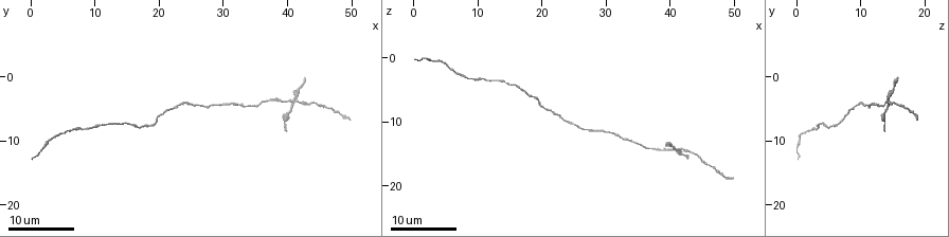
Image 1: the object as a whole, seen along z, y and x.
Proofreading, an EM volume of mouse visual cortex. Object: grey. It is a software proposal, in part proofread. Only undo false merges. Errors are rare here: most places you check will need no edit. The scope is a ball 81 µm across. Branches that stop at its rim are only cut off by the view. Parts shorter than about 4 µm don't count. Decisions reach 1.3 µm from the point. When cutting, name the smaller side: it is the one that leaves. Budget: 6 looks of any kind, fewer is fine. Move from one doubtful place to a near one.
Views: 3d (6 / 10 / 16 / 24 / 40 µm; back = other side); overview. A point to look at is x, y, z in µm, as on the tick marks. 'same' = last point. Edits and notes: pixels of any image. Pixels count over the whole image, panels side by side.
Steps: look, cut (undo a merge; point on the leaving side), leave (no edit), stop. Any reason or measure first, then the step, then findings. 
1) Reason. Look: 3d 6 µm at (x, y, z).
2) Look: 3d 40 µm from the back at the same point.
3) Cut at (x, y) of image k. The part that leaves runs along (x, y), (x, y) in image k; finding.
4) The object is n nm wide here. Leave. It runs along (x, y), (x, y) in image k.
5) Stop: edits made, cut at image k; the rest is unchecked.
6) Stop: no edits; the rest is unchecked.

Narrows sharply. Look: 3d 16 µm at (8.5, 8.0, 3.5).

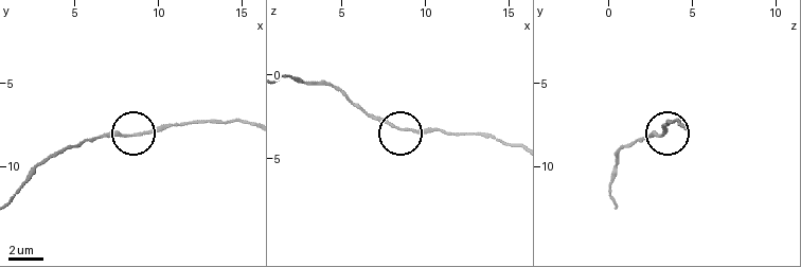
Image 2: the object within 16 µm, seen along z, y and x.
Look: 3d 10 µm at (8.8, 8.1, 3.3).

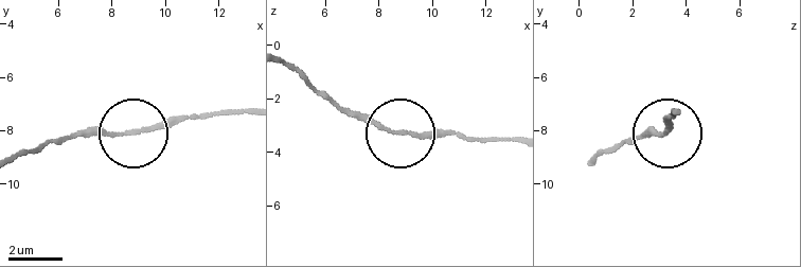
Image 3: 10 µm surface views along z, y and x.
Leave. It runs along (247, 111), (199, 111), (144, 132), (71, 132) in image 3; one neuron here.

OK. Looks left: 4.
Sudden change in width. Look: 3d 24 µm at (25.0, 4.5, 11.0).

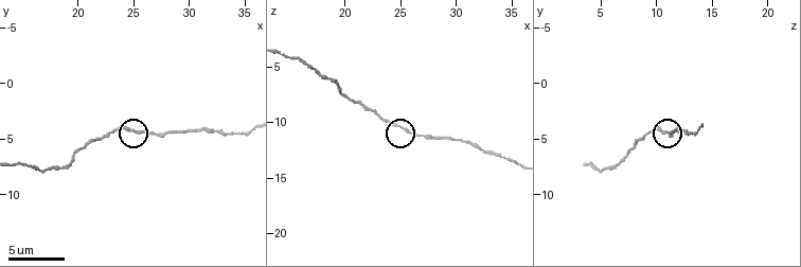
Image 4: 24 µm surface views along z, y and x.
Look: 3d 6 µm at (25.0, 4.2, 10.4).

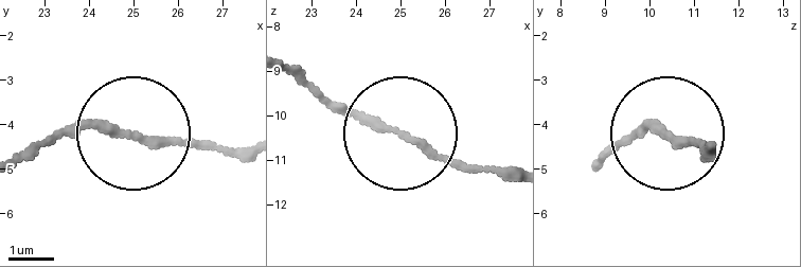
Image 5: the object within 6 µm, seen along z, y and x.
Leave. It runs along (84, 123), (235, 145) in image 5; one neuron here.

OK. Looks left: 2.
Four arms meet. Look: 3d 24 µm at (41.0, 4.0, 14.5).

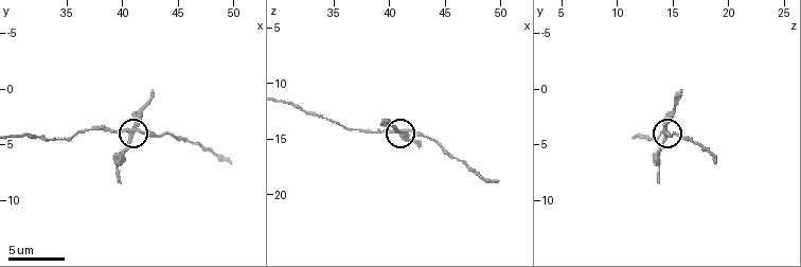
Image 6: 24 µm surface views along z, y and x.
Look: 3d 10 µm at (40.8, 4.0, 14.2).

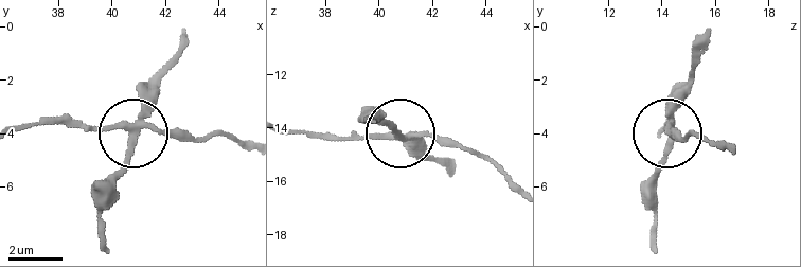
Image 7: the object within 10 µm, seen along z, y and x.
Cut at (149, 89) of image 7. The part that leaves runs along (138, 127), (132, 153), (110, 194), (105, 248) in image 7; a second neuron is stuck on.

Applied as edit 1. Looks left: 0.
Stop: edits made, cut at image 7; the rest is unchecked.

